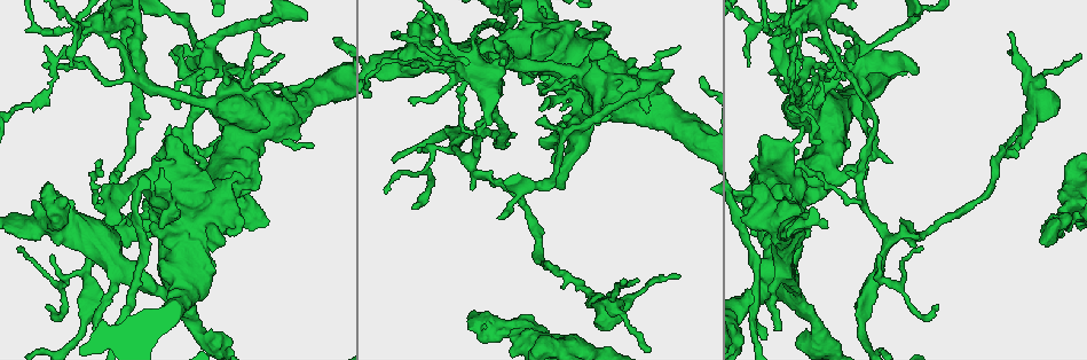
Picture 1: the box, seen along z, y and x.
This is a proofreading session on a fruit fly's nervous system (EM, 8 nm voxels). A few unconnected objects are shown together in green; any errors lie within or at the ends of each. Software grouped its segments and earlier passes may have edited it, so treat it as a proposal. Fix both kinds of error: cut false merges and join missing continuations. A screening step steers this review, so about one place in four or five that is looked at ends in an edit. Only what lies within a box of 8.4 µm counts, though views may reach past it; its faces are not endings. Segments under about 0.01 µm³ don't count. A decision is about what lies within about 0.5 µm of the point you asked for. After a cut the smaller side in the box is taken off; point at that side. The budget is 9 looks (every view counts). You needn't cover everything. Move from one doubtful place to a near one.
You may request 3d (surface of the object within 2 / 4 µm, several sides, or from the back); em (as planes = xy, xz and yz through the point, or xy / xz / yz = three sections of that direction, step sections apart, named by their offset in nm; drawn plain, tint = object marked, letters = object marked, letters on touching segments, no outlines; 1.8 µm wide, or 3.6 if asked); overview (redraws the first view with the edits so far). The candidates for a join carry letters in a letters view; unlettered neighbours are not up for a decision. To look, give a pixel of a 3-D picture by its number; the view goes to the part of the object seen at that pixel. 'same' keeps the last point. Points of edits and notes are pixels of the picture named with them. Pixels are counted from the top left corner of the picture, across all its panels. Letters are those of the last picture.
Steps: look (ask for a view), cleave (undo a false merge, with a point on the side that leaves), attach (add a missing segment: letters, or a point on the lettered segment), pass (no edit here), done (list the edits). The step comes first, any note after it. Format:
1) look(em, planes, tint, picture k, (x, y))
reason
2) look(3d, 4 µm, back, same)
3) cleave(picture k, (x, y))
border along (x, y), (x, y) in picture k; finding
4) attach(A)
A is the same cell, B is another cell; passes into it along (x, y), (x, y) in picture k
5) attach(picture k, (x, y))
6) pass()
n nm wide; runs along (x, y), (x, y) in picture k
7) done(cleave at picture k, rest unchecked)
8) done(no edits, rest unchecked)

look(em, planes, tint, picture 1, (460, 63))
abrupt turn

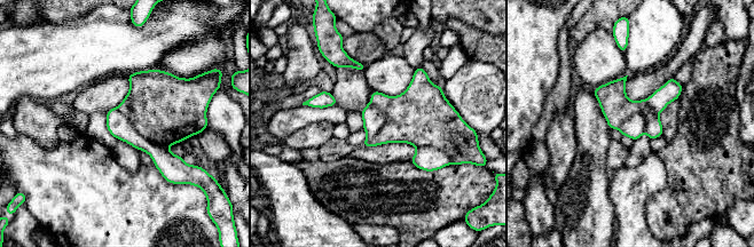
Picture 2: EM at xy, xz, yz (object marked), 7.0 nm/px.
look(em, planes, letters, same)
what lies round it

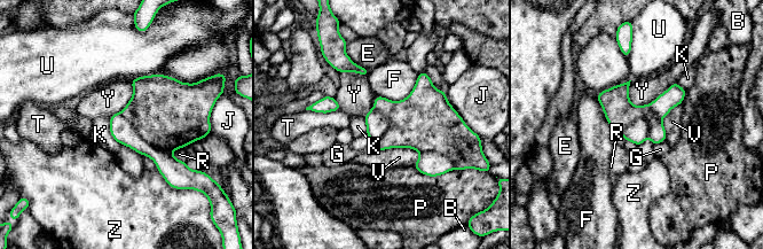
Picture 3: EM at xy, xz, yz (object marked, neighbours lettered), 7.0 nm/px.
cleave(picture 3, (167, 114))
B, E, F, G, J, K, P, R, T, U, V, Y and Z are other cells; a second cell is stuck on

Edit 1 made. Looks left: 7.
look(em, xz, step 8, tint, picture 1, (212, 62))
looks like a crossing

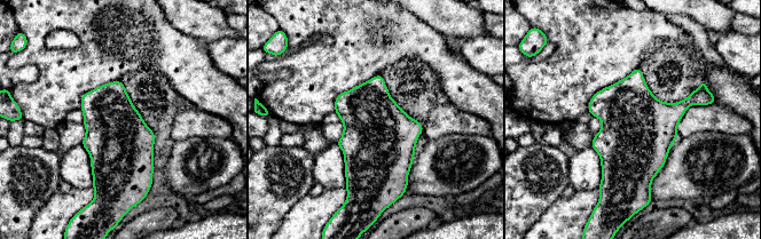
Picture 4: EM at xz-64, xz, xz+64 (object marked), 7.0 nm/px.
look(em, planes, letters, same)
cut it another way

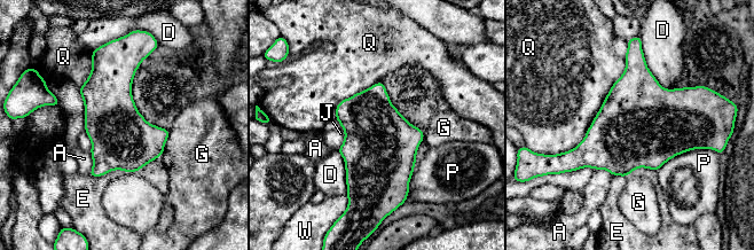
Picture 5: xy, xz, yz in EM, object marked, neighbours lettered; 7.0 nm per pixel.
pass()
A, D, E, G, J, P, Q and W are other cells; border along (84, 127), (91, 141), (91, 151) in picture 5; continuous, no second cell

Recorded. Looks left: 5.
look(3d, 2 µm, picture 1, (629, 73))
branch stops here

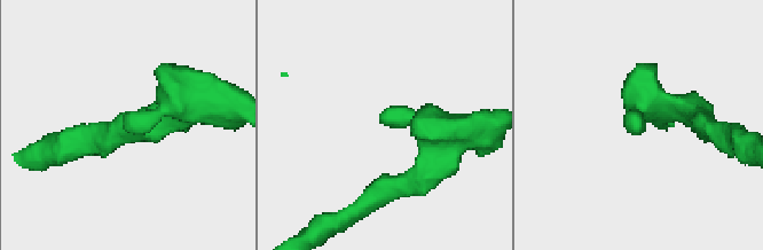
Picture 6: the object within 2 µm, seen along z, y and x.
look(em, planes, letters, picture 6, (382, 120))

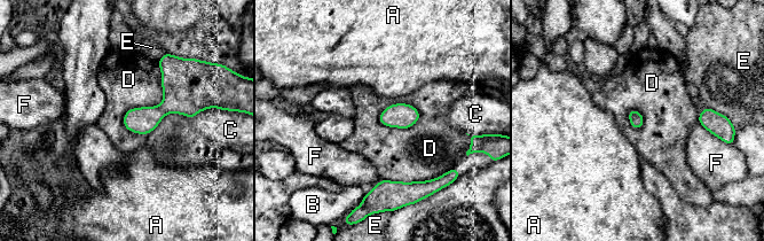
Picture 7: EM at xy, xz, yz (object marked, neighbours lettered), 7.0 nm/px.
pass()
A, B, C, D, E and F are other cells; border along (158, 62), (131, 132) in picture 7; no lettered segment goes on from it

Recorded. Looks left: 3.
look(em, 3.6 µm, planes, plain, picture 1, (181, 215))
touches itself

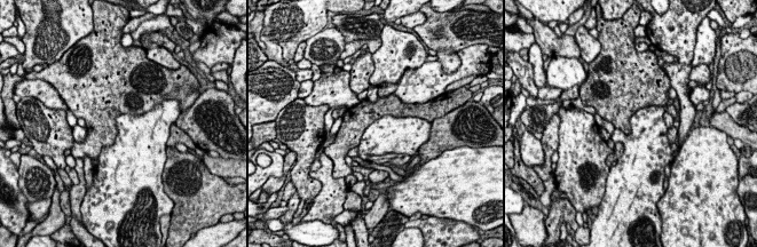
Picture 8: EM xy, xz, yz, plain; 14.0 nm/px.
look(em, 3.6 µm, planes, tint, same)

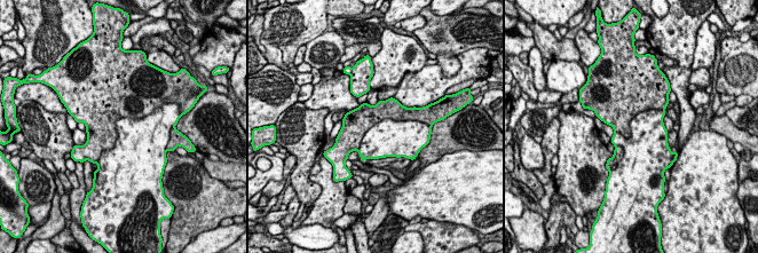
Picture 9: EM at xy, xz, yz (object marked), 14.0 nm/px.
look(em, 3.6 µm, planes, letters, same)

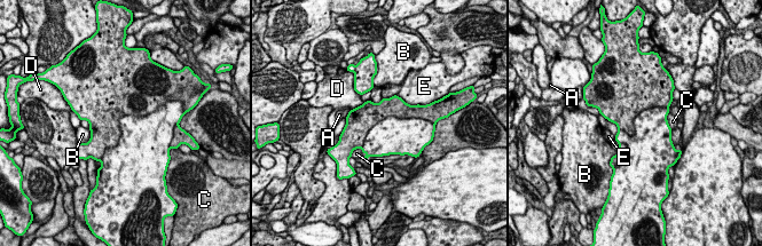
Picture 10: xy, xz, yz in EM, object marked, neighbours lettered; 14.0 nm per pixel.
cleave(picture 10, (103, 113))
A, B, C, D and E are other cells; border along (158, 106), (124, 114), (101, 157) in picture 10; a second cell is stuck on

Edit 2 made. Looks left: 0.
done(cleave at picture 3, cleave at picture 10, rest unchecked)

